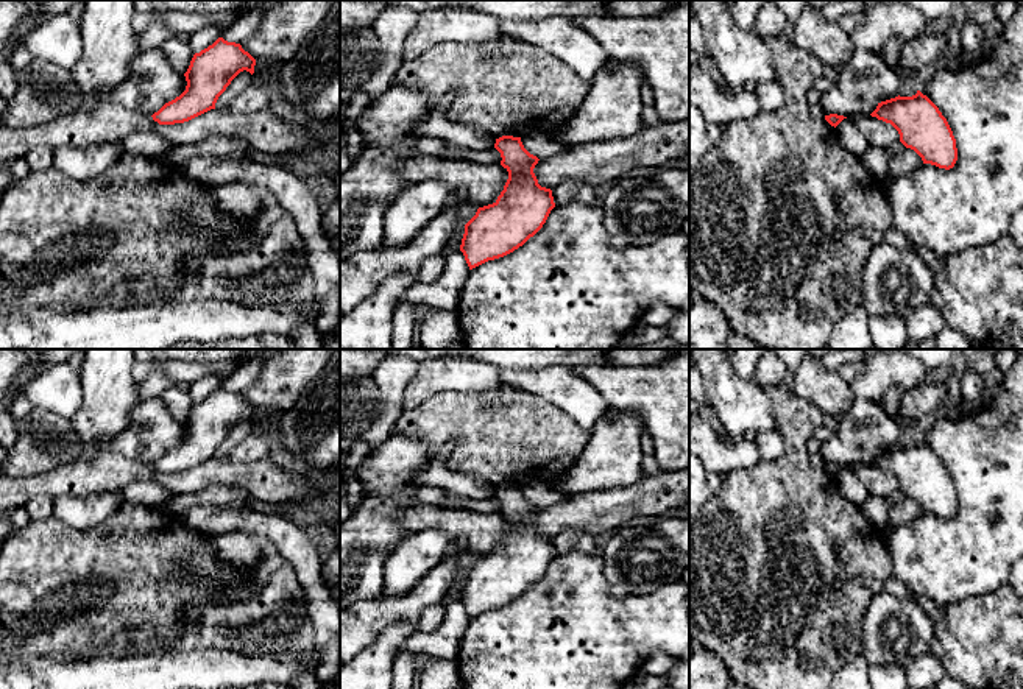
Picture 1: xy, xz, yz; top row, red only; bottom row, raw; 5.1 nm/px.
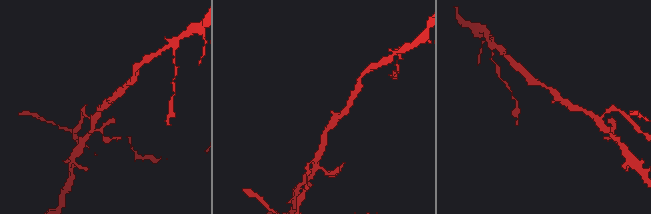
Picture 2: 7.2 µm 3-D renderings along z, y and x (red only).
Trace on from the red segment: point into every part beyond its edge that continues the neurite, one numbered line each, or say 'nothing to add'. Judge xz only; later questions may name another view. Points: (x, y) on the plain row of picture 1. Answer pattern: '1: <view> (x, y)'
nothing to add

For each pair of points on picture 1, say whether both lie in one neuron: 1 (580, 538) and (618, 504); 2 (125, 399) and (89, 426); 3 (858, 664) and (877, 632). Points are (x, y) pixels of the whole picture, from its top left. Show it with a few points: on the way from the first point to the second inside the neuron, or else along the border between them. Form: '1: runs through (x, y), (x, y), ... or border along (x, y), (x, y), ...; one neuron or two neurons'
1: border along (594, 537), (585, 532), (565, 530), (552, 540); two neurons
2: runs through (116, 399), (99, 416); one neuron
3: border along (860, 653), (870, 664); two neurons

